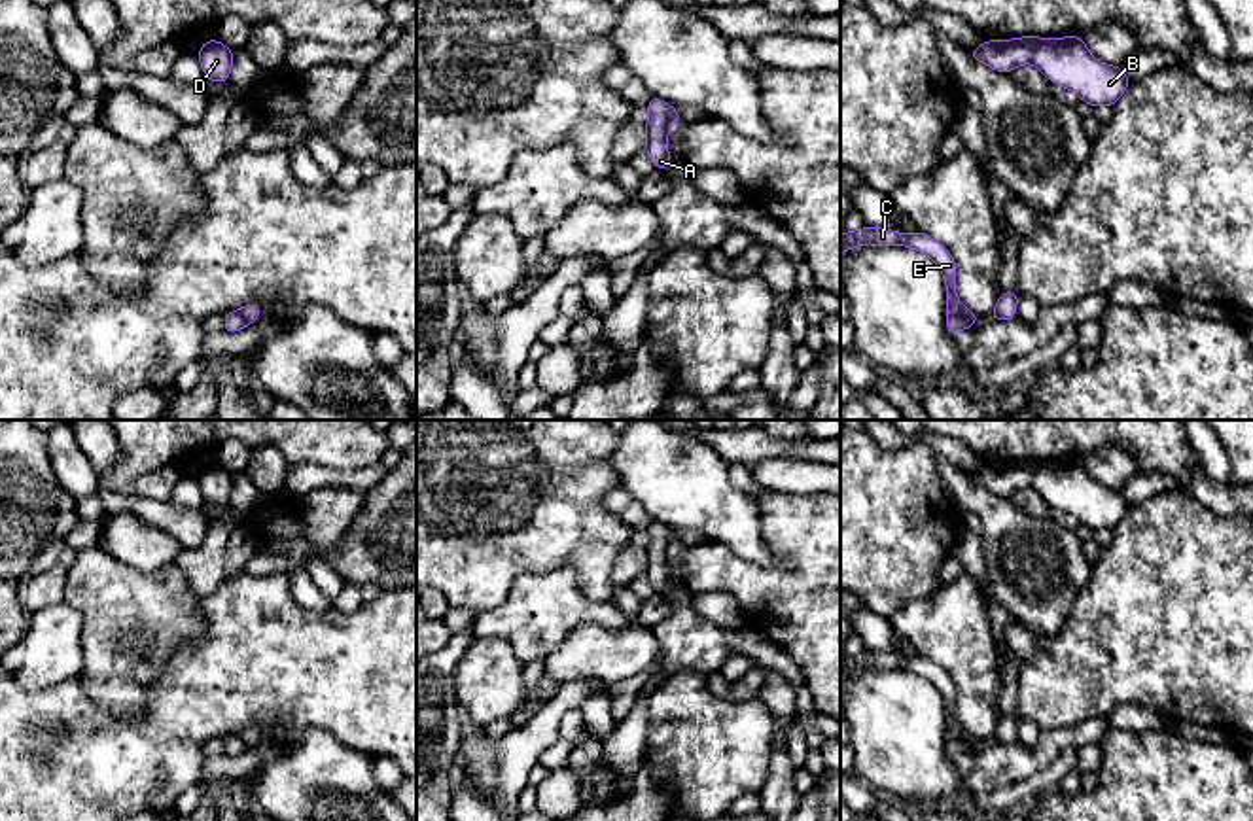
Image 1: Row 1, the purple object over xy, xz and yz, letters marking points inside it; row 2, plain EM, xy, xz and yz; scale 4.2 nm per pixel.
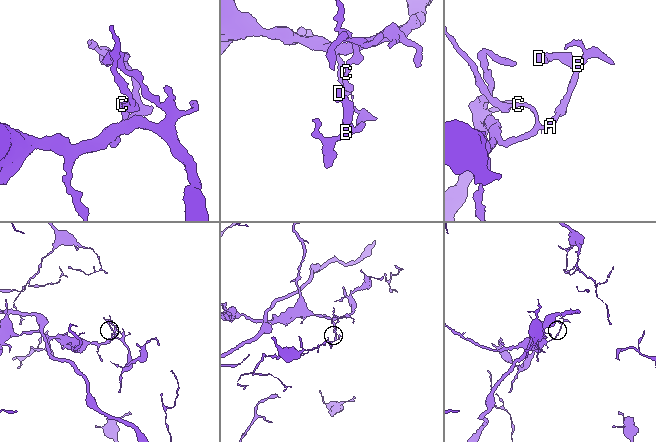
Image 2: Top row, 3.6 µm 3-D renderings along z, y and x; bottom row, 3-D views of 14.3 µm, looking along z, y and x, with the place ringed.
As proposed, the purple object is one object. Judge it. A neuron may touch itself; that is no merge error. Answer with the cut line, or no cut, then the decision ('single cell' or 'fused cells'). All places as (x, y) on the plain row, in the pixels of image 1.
cut in yz along (949, 736), (973, 740); fused cells

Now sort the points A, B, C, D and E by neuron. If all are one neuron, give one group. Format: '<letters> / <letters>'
A B D / C E

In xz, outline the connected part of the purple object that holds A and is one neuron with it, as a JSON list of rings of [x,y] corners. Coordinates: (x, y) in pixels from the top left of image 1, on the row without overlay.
[[[659,520],[649,522],[647,526],[649,543],[645,547],[645,575],[651,581],[651,586],[657,594],[670,592],[674,585],[668,579],[668,539],[672,530]]]

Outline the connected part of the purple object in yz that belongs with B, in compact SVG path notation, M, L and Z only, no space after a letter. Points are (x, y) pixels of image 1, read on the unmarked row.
M1083 460L986 463L971 482L996 496L1011 498L1018 488L1035 488L1050 507L1071 513L1081 524L1115 530L1130 505L1122 490L1103 488L1090 479Z

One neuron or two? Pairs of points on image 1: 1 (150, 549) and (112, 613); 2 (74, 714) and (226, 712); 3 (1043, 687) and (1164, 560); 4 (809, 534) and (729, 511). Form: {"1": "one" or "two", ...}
{"1": "two", "2": "one", "3": "one", "4": "two"}

